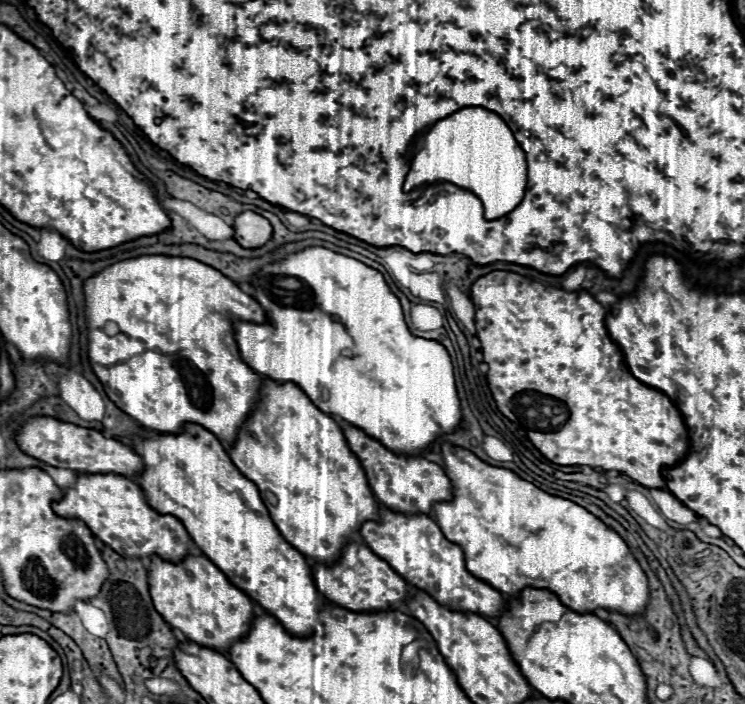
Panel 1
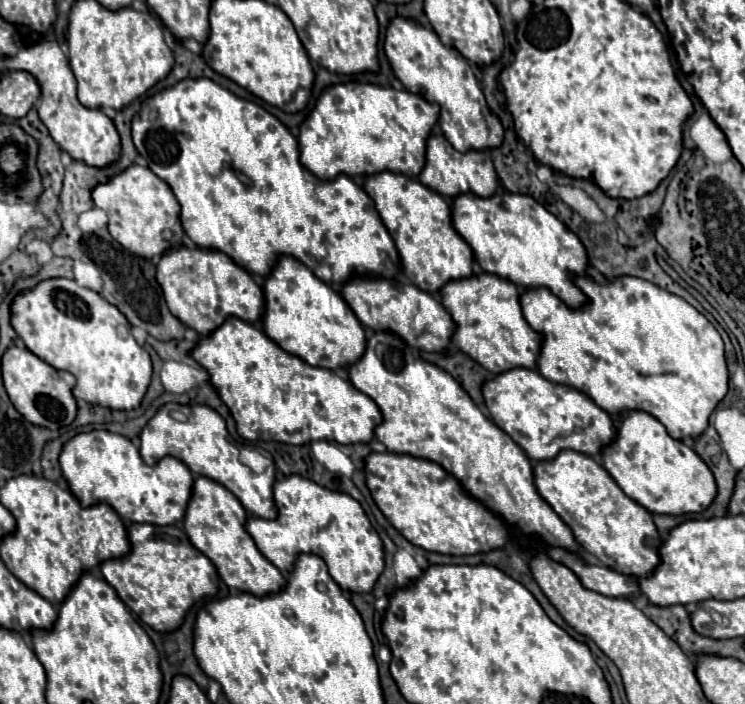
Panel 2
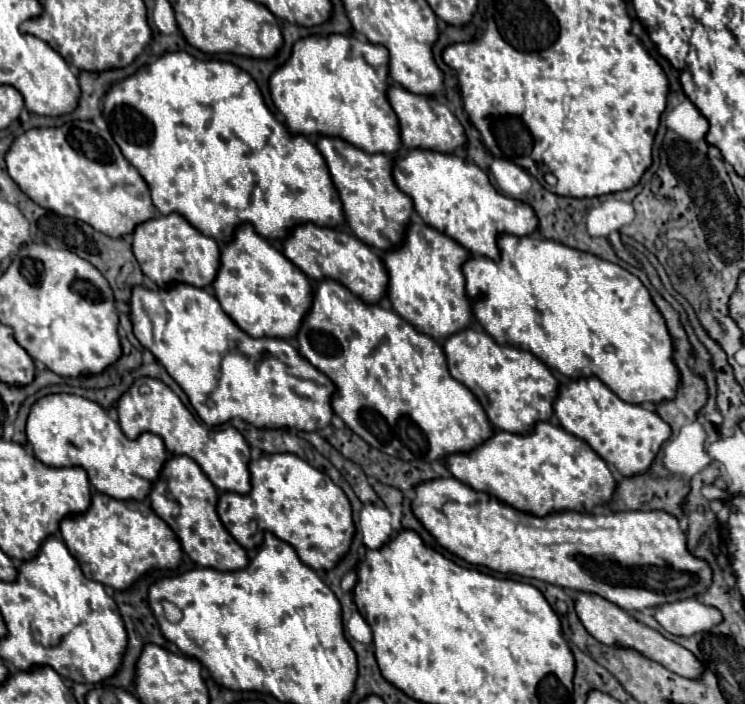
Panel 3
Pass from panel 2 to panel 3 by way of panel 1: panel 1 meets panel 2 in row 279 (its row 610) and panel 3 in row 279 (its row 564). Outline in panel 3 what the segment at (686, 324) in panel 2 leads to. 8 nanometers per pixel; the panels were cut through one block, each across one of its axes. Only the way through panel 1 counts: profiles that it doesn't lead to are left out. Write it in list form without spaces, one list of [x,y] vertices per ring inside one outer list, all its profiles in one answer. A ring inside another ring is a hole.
[[[502,234],[498,238],[498,248],[502,254],[500,262],[490,258],[470,258],[464,264],[464,274],[468,296],[474,298],[474,318],[500,346],[530,350],[550,368],[572,380],[596,376],[620,400],[630,404],[660,404],[674,400],[682,382],[680,370],[672,360],[674,340],[668,334],[664,316],[652,302],[650,292],[640,278],[618,264],[554,240]]]

